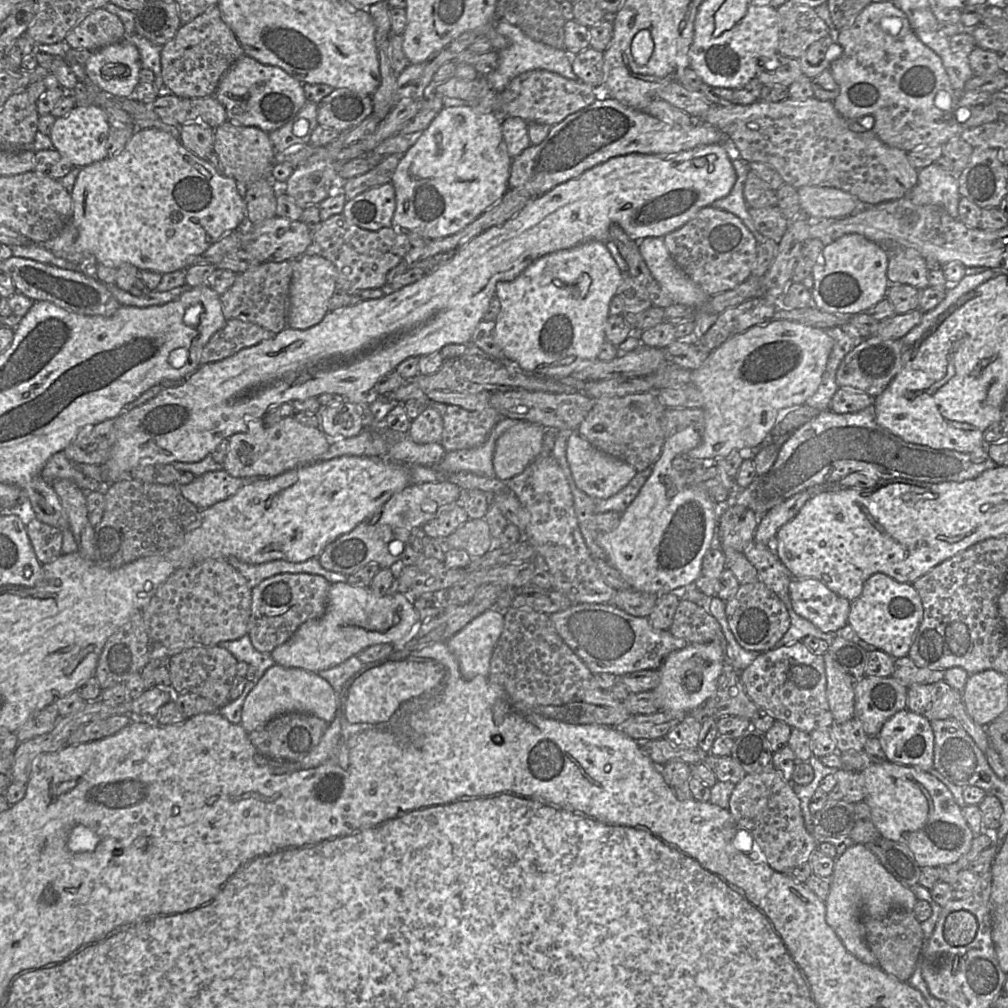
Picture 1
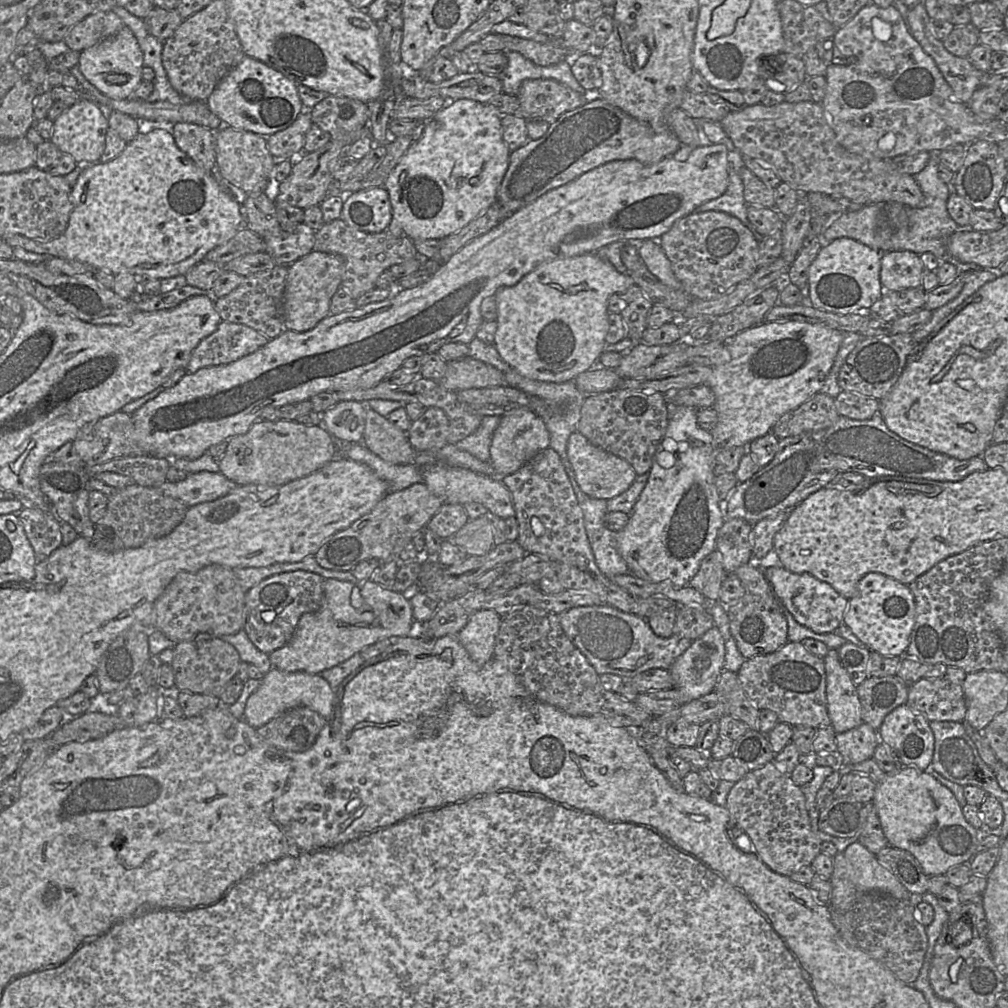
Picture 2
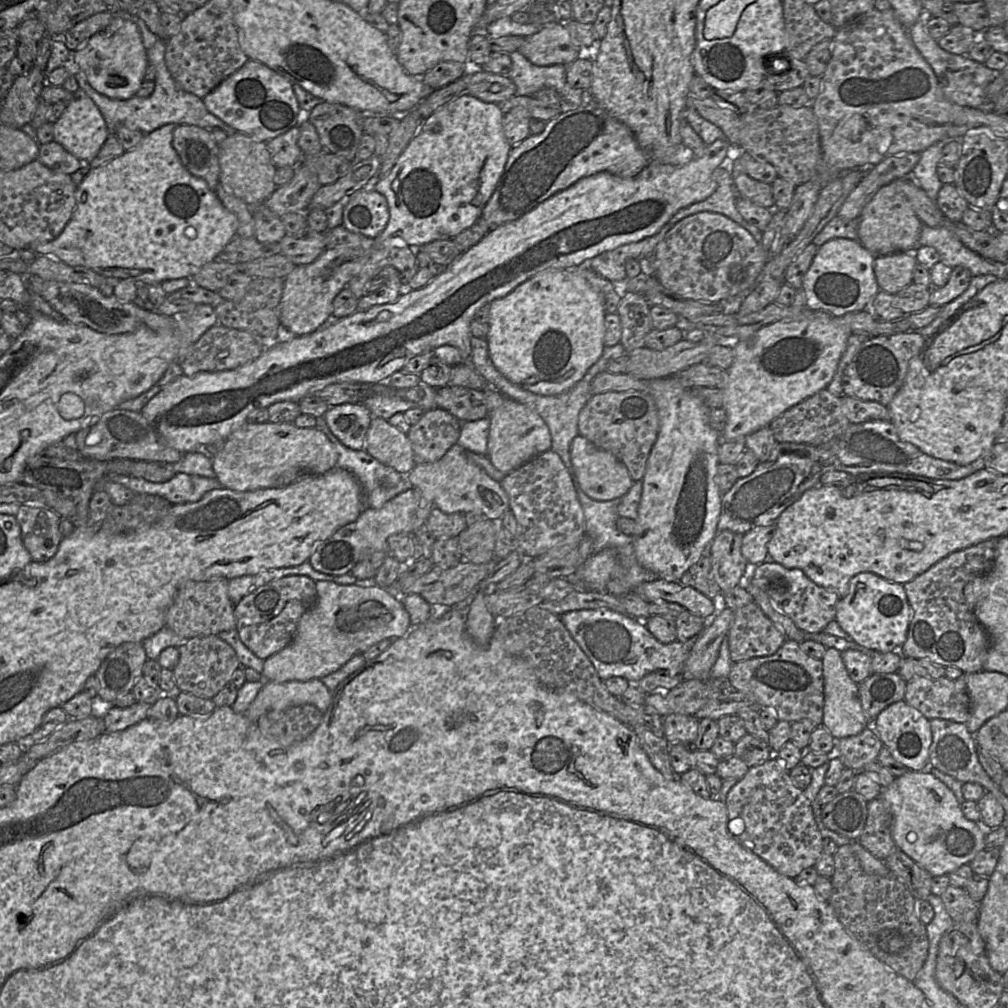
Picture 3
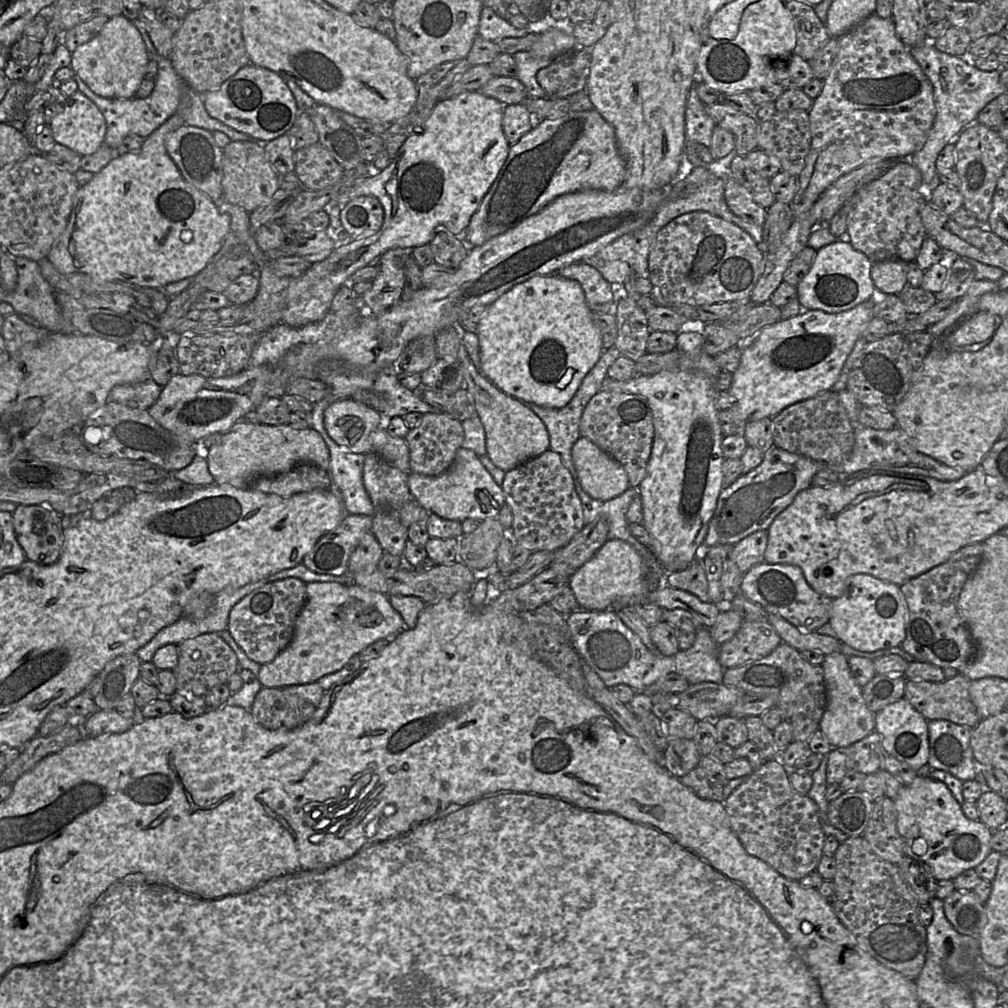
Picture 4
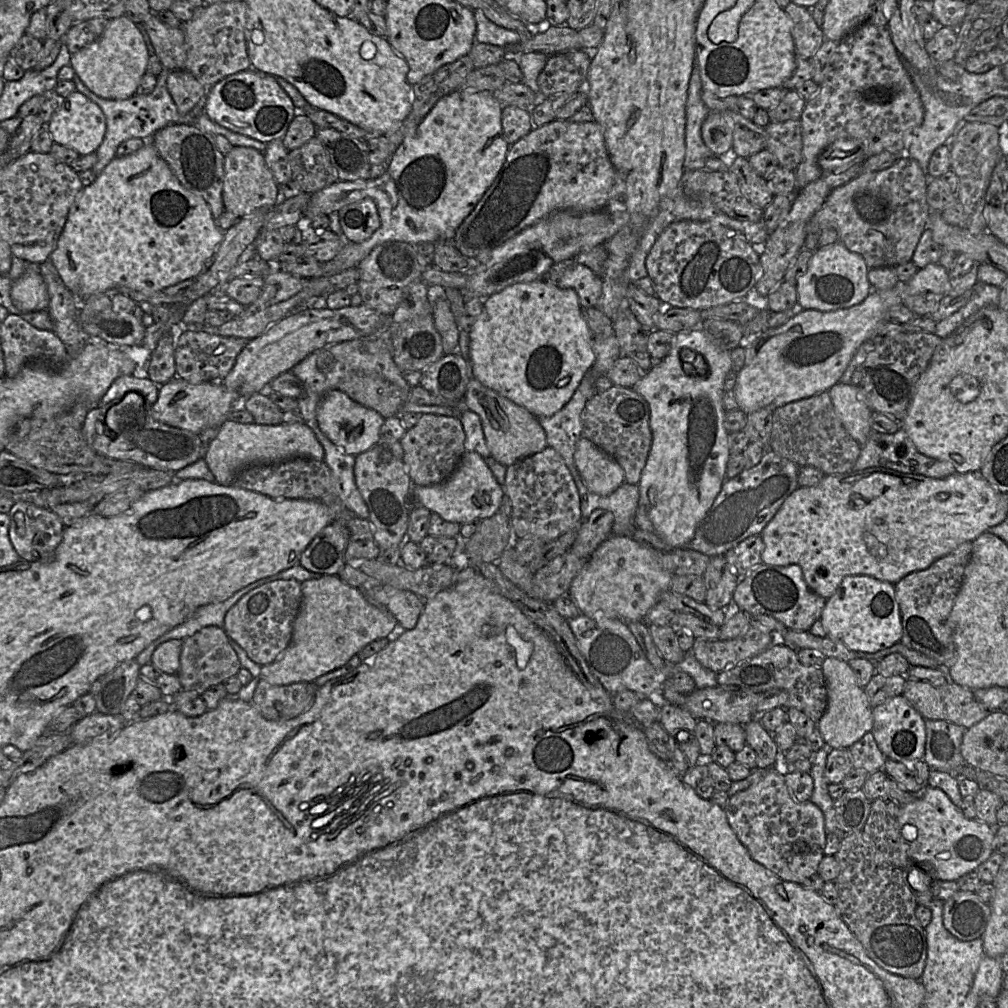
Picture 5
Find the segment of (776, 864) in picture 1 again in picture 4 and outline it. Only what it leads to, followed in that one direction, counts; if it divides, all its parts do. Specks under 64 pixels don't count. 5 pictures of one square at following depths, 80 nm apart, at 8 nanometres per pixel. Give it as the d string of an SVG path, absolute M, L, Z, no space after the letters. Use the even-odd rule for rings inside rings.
M772 759L752 771L723 801L731 829L746 852L792 881L816 870L822 857L824 834L817 804L795 792L789 782L789 768Z

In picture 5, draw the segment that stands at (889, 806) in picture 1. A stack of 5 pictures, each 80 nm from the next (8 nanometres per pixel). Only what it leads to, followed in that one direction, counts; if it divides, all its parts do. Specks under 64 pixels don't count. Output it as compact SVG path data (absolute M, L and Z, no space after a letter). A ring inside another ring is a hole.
M927 785L914 794L914 799L901 805L899 826L902 841L908 845L910 859L930 865L932 874L940 881L957 881L975 871L994 851L995 827L966 818L941 789Z

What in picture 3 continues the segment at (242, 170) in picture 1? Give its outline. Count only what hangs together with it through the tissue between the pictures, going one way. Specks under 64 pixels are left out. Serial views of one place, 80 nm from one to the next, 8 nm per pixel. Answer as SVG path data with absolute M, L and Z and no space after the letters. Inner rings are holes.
M240 132L228 133L218 144L218 157L220 184L249 206L263 203L275 191L274 176L277 167L272 162L266 142L254 140Z

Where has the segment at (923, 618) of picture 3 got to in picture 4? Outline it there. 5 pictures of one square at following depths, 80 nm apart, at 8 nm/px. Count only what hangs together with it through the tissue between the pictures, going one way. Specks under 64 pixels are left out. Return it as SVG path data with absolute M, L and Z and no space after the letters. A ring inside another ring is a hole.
M983 542L969 544L953 553L945 562L900 586L907 605L906 635L901 647L912 655L915 661L933 664L942 669L951 667L962 672L972 660L975 653L974 642L958 613L957 602L966 580L974 573L981 562L982 554Z

